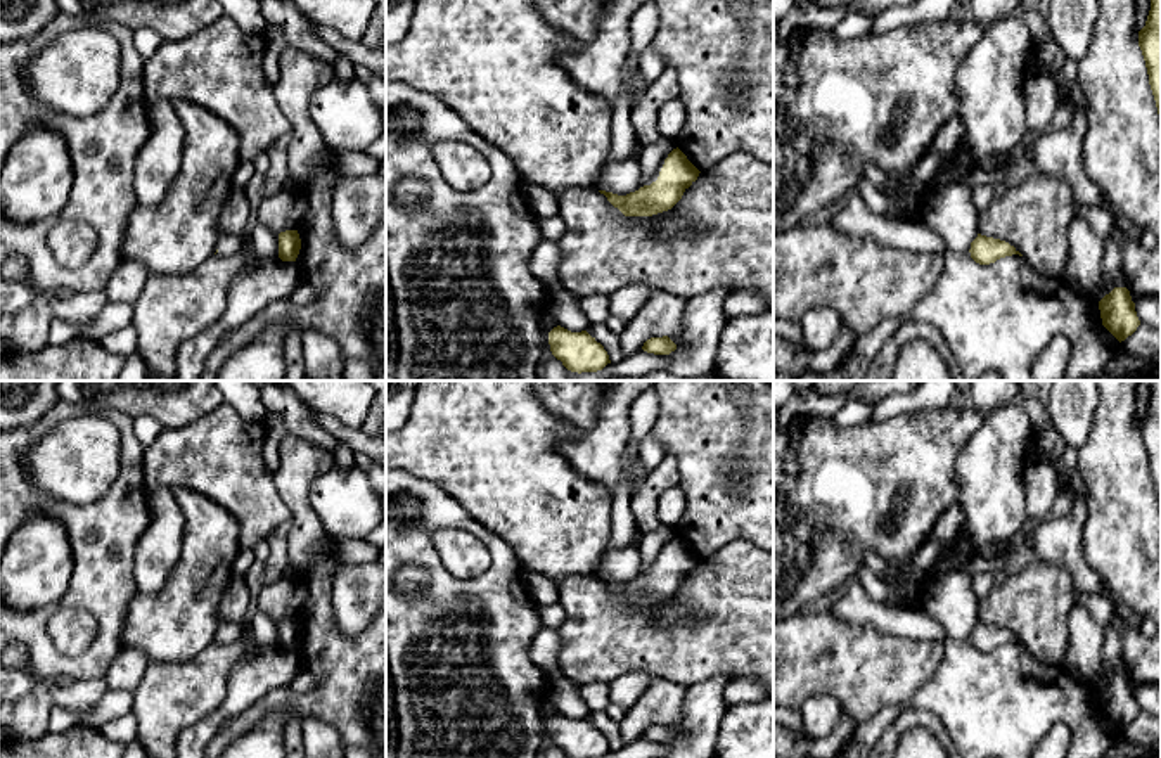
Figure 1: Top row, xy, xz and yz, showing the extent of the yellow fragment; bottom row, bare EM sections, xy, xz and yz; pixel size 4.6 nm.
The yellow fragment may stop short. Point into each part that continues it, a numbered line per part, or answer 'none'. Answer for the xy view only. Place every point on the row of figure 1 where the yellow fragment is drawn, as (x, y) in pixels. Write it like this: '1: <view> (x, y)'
1: xy (227, 246)

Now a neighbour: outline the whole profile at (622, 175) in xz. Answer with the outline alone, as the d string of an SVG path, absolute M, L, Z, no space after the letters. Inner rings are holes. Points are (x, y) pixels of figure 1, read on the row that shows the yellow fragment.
M632 156L625 161L606 163L595 183L597 190L630 190L635 192L642 187L644 171L637 159Z

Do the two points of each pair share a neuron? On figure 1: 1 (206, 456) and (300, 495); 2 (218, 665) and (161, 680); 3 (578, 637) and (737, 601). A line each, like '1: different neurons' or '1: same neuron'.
1: different neurons
2: same neuron
3: same neuron

